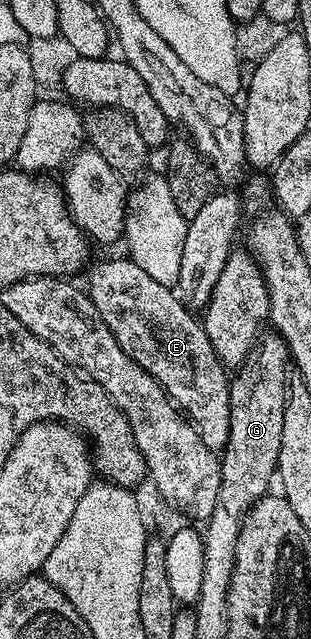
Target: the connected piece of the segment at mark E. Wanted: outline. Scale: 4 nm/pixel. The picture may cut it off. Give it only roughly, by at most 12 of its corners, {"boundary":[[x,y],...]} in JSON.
{"boundary":[[134,261],[88,296],[204,447],[225,449],[228,373],[201,320]]}

